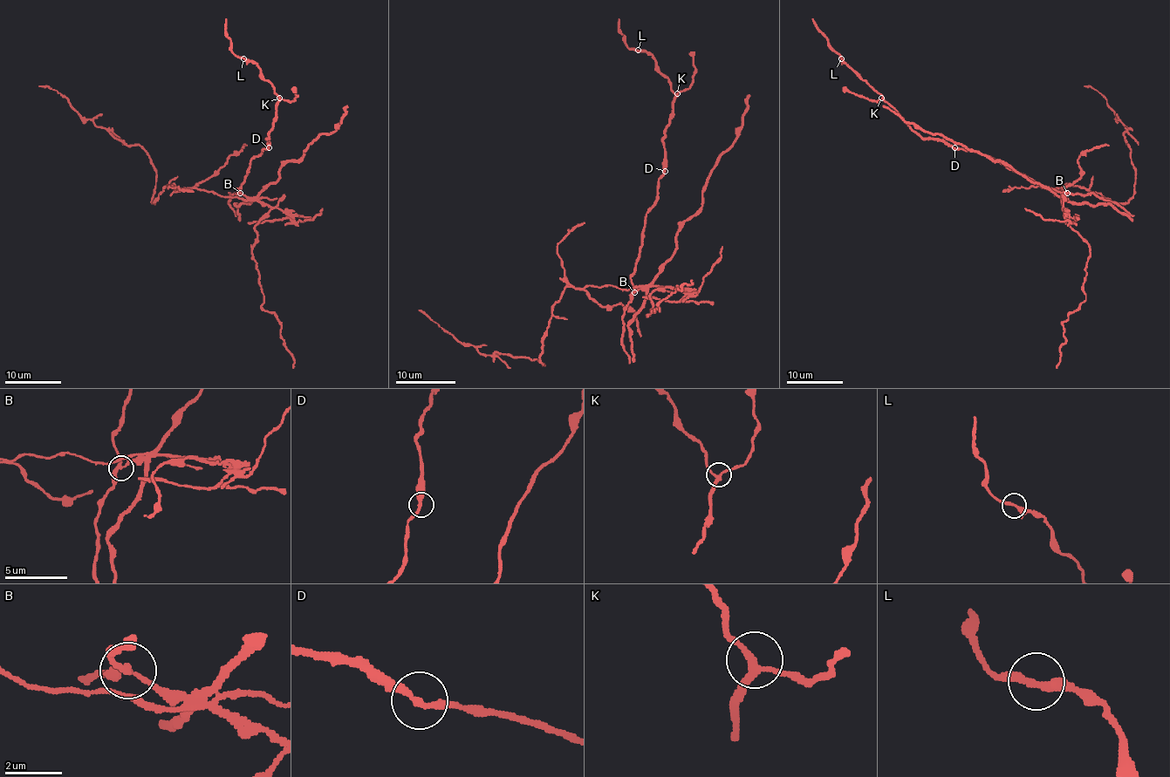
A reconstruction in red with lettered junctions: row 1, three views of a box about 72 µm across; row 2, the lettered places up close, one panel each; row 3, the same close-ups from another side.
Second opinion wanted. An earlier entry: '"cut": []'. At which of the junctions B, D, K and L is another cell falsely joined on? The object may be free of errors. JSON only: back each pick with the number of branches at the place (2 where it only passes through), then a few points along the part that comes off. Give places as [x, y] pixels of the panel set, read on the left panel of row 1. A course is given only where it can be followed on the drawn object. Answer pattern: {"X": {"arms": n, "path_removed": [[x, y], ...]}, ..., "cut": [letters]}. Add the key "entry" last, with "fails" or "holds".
{"B": {"arms": 3, "path_removed": [[241, 193], [243, 198], [174, 184], [153, 202], [156, 170], [149, 156], [84, 119], [54, 89], [39, 86]]}, "cut": ["B"], "entry": "fails"}

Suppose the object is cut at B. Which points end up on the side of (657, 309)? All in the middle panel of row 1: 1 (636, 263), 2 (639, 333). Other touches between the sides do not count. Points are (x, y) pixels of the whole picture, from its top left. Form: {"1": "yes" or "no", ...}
{"1": "no", "2": "yes"}

